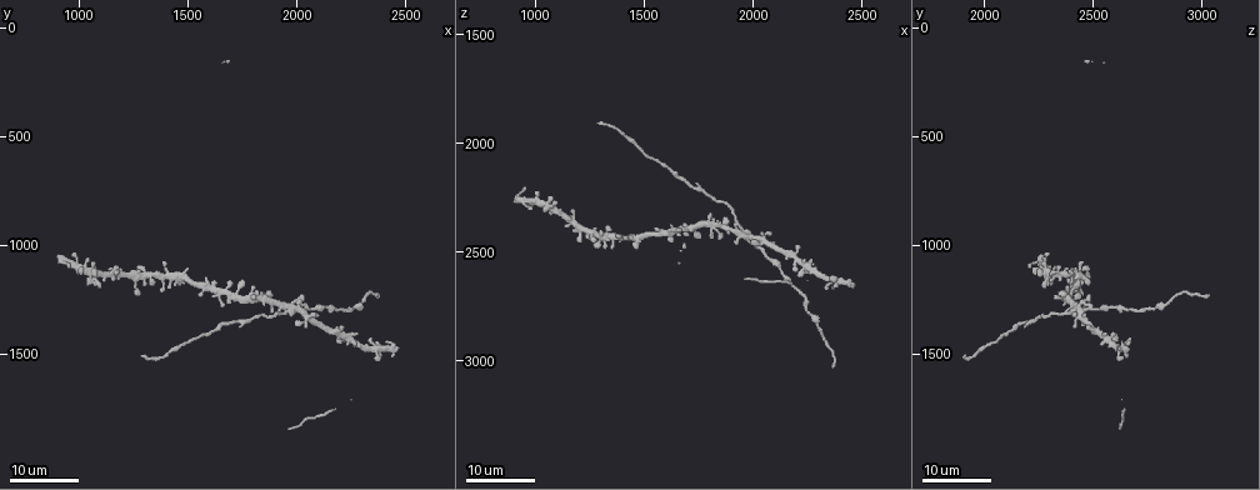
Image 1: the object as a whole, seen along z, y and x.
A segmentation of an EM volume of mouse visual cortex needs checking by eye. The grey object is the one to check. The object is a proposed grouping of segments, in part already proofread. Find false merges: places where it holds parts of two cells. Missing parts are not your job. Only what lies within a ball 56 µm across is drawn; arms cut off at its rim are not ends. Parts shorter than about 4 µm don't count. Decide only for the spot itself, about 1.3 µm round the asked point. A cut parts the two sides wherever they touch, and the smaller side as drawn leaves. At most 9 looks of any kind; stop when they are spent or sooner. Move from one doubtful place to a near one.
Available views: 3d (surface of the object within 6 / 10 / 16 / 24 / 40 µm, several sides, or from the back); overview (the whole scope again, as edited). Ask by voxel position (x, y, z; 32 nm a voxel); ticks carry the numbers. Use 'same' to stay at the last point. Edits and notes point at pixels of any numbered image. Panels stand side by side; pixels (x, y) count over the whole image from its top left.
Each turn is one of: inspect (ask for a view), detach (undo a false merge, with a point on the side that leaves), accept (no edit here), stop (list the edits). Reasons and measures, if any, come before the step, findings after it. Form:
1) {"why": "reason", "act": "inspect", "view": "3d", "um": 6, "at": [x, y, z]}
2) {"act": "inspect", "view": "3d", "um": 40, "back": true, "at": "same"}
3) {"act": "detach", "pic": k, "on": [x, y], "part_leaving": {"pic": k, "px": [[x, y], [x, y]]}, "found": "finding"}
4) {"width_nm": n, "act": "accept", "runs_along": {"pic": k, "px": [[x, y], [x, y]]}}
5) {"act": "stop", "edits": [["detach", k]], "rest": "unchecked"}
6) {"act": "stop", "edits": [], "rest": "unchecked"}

{"act": "inspect", "view": "3d", "um": 16, "at": [2010, 1300, 2440]}

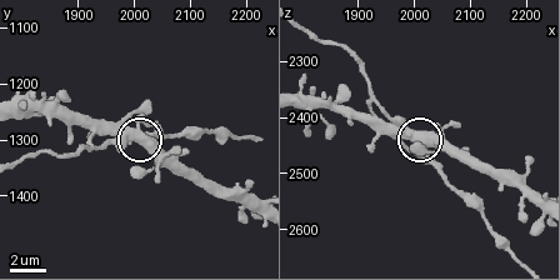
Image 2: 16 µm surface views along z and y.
{"why": "zoom in", "act": "inspect", "view": "3d", "um": 6, "at": "same"}

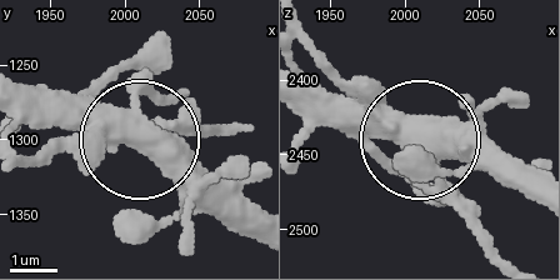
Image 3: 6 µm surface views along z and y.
{"width_nm": 430, "act": "accept", "found": "all the same cell"}

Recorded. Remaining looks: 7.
{"why": "narrows sharply", "act": "inspect", "view": "3d", "um": 24, "at": [2130, 1290, 2580]}

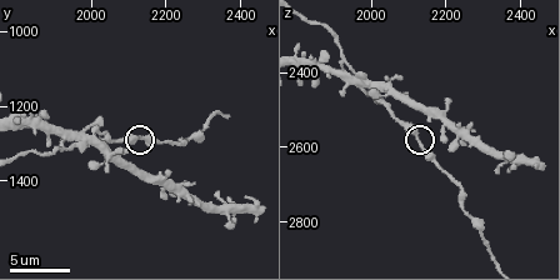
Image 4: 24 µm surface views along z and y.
{"act": "inspect", "view": "3d", "um": 6, "at": "same"}

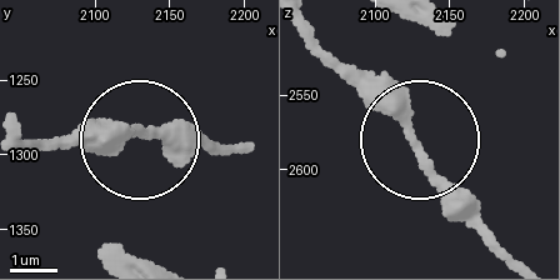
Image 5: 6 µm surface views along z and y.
{"act": "inspect", "view": "3d", "um": 6, "back": true, "at": "same"}

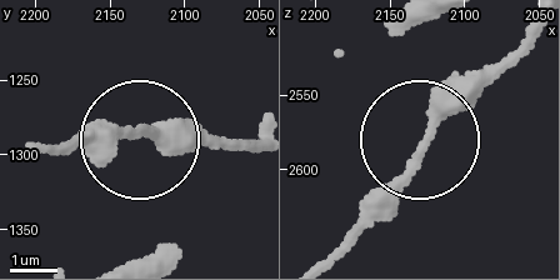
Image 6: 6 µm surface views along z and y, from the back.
{"act": "accept", "runs_along": {"pic": 6, "px": [[256, 139], [69, 139]]}, "found": "continuous, no second cell"}

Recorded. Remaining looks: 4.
{"act": "inspect", "view": "3d", "um": 16, "at": [1740, 1350, 2210]}

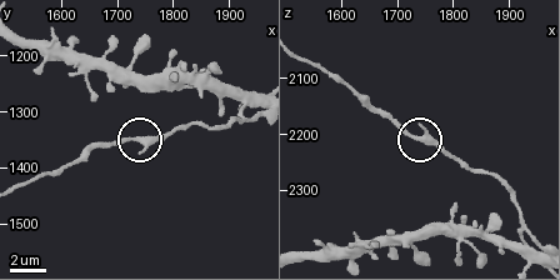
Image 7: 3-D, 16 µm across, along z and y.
{"act": "inspect", "view": "3d", "um": 10, "at": [1745, 1345, 2205]}

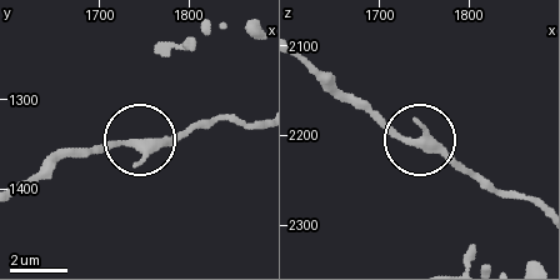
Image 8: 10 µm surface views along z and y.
{"act": "inspect", "view": "3d", "um": 6, "at": [1745, 1350, 2210]}

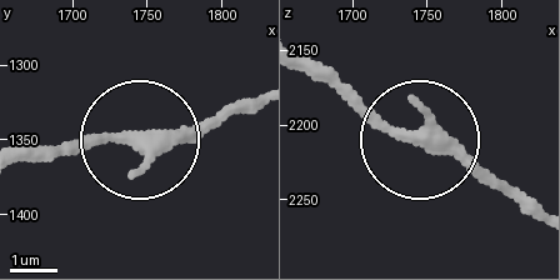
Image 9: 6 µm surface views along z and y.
{"act": "accept", "runs_along": {"pic": 9, "px": [[531, 216], [436, 144], [376, 125], [309, 56]]}, "found": "continuous, no second cell"}

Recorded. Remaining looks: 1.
{"act": "stop", "edits": [], "rest": "unchecked"}

